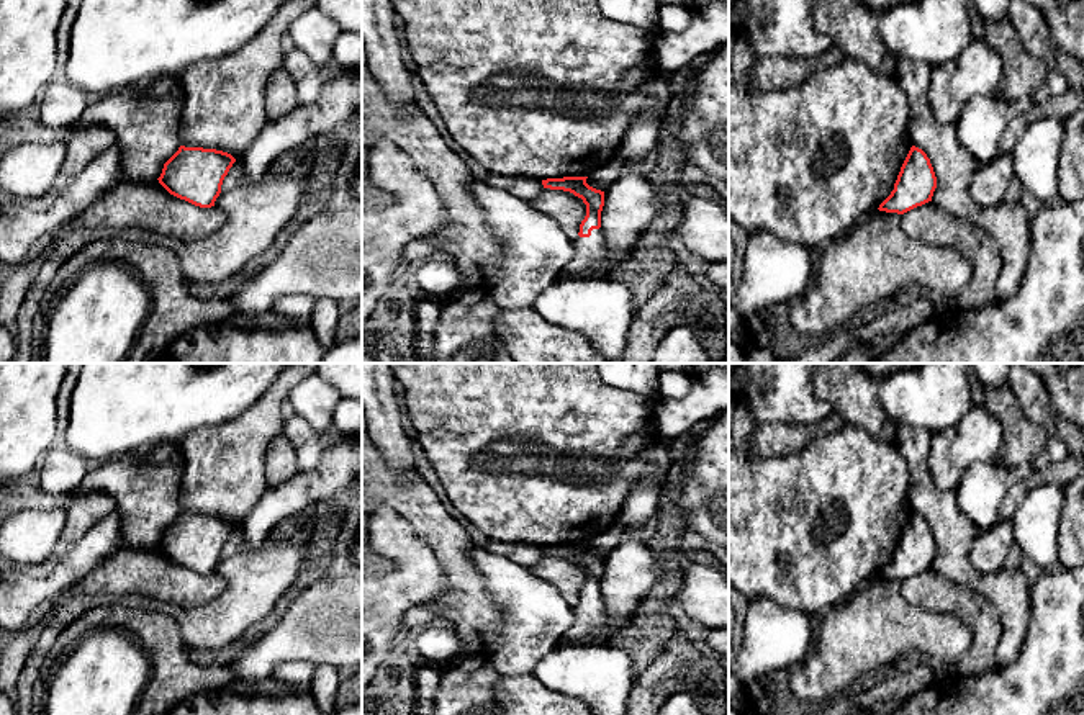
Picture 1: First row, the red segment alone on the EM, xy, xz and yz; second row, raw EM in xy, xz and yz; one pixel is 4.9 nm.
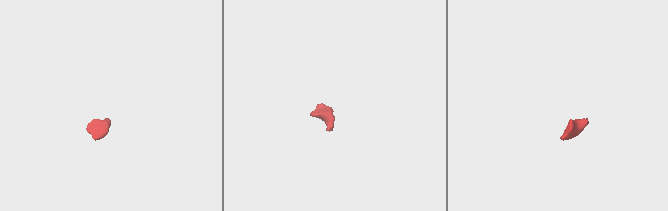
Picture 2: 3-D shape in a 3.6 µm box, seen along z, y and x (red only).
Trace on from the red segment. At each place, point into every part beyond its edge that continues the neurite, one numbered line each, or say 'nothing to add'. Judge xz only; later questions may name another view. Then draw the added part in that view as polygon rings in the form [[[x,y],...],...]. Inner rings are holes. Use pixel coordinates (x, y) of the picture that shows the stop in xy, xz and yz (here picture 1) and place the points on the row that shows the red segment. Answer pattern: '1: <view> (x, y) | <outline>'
1: xz (590, 252) | [[[601,227],[593,229],[589,237],[575,237],[573,249],[573,259],[560,273],[558,280],[591,278],[594,277],[591,273],[593,268],[606,265],[606,250]]]

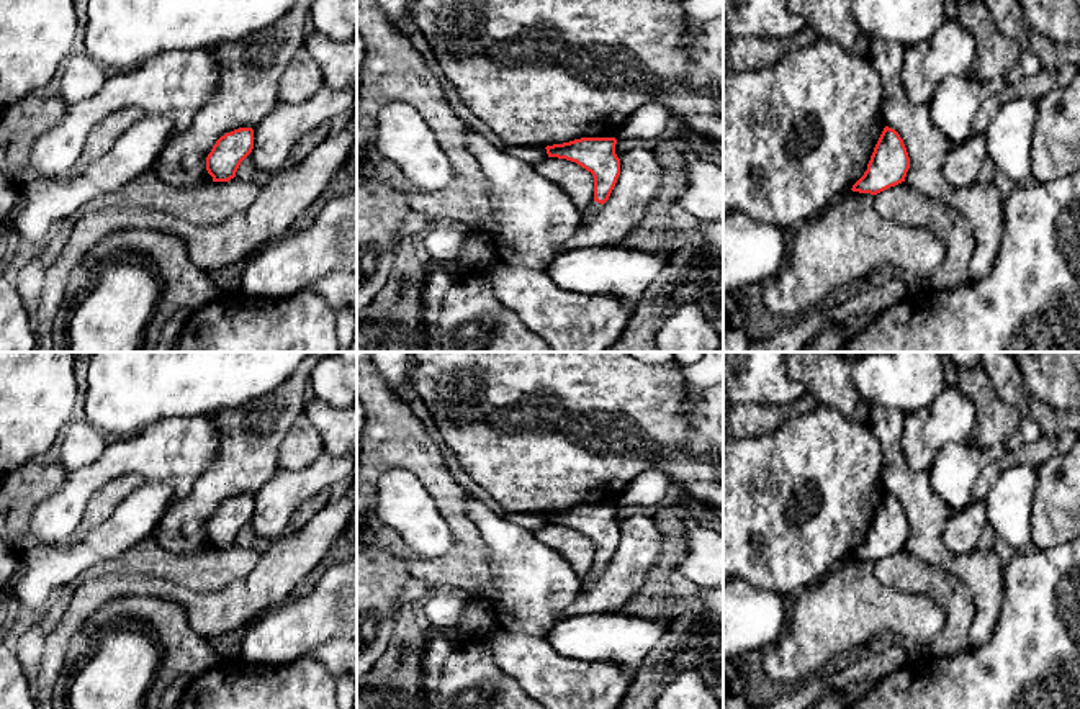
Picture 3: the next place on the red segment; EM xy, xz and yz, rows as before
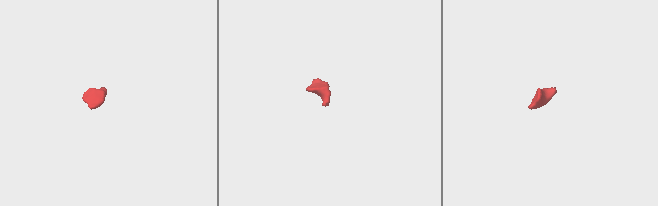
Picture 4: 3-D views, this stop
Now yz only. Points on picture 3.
nothing to add

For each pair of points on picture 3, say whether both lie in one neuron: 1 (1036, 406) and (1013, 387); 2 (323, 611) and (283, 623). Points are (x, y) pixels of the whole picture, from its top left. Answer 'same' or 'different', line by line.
1: same
2: same

